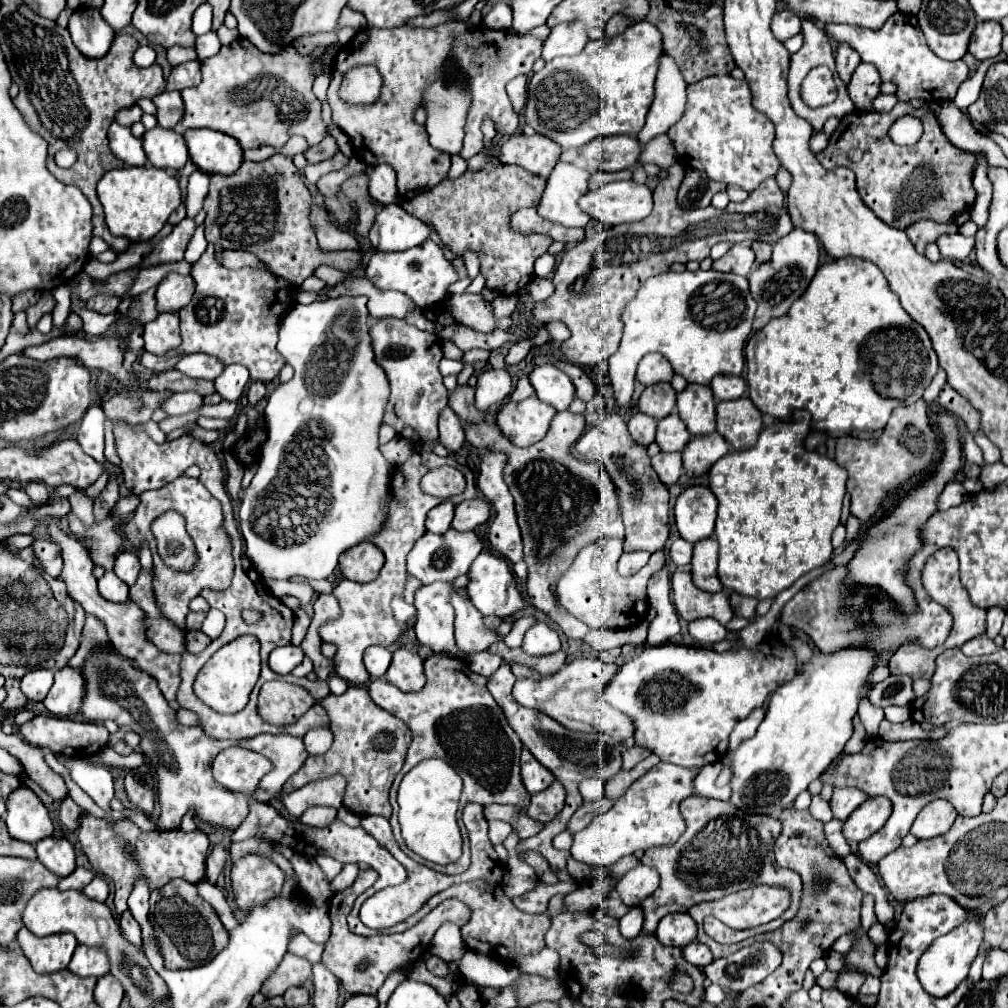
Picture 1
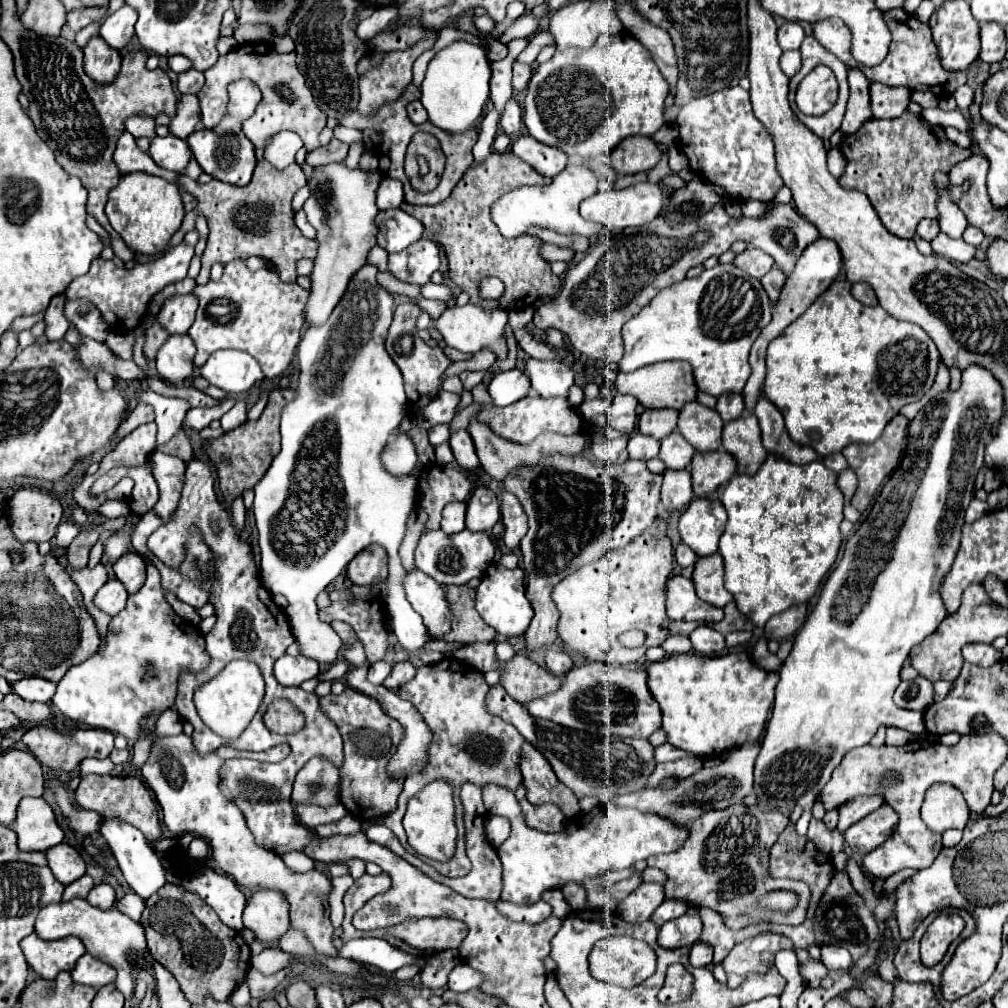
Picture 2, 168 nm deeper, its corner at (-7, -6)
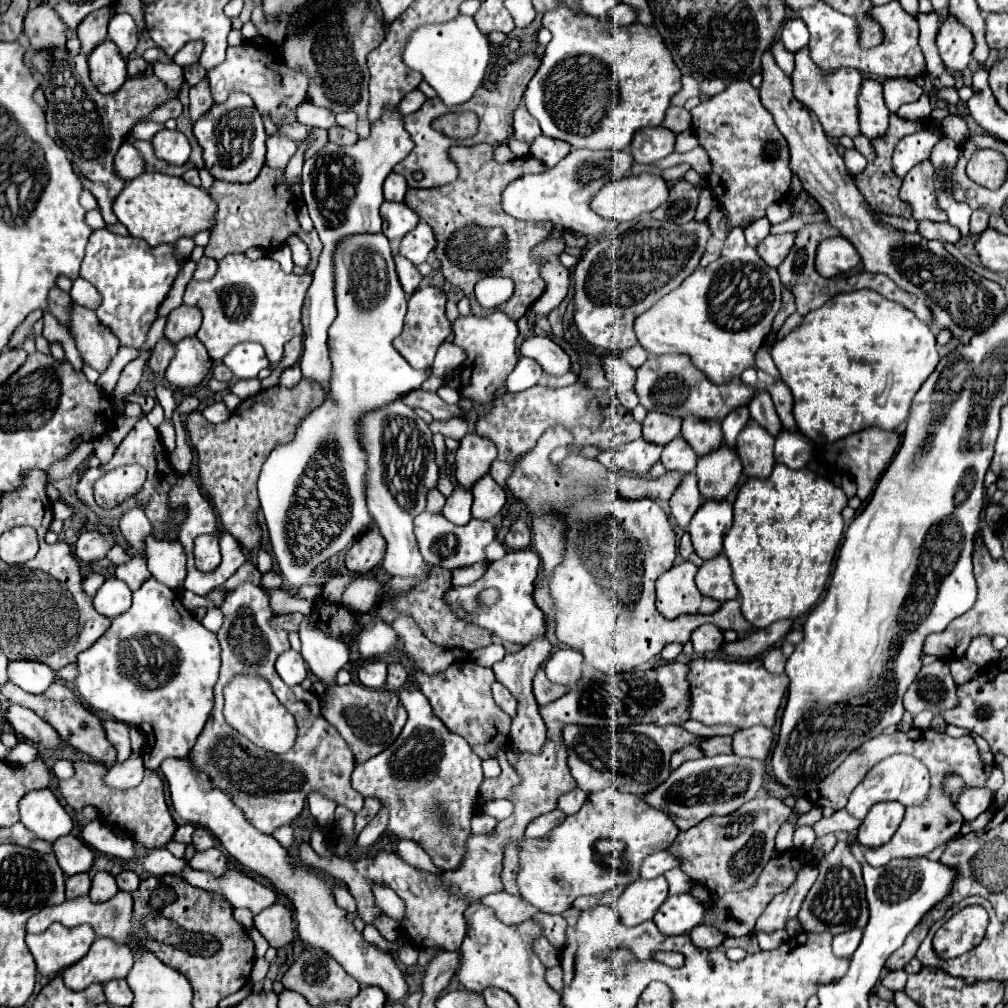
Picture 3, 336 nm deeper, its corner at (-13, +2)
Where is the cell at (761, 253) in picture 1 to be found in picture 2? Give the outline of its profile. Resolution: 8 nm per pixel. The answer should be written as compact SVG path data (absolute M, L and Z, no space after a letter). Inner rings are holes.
M772 266L772 270L770 270L764 278L761 278L762 286L764 290L768 292L772 304L778 302L778 298L780 298L780 290L782 290L784 282L786 282L786 276L784 276L782 270L778 270L776 266Z

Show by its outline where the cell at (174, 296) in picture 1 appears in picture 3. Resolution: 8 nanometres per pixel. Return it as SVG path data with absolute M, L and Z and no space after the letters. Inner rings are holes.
M182 304L168 314L164 334L168 338L172 338L172 342L176 344L178 340L182 340L186 336L194 336L198 332L200 324L202 324L202 312L196 306Z

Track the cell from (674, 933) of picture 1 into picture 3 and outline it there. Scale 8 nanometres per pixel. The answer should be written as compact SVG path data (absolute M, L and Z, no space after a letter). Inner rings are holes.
M678 894L670 896L660 906L660 910L654 916L654 922L664 936L680 936L690 934L692 928L702 924L702 918L704 906L688 894Z

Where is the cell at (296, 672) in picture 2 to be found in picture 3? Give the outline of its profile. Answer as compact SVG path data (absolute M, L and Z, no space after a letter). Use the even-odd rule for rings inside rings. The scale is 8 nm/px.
M288 650L276 660L276 672L288 686L296 686L308 676L308 666L300 652Z

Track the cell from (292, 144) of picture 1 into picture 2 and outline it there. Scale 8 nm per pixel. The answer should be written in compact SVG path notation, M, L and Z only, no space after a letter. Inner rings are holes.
M280 132L278 136L274 136L272 144L264 150L264 158L278 170L288 168L290 164L294 164L294 156L296 152L302 148L302 140L298 138L298 134L294 132Z

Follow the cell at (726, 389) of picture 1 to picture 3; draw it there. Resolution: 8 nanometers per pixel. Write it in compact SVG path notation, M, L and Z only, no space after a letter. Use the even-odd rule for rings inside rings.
M738 406L738 410L732 410L732 414L728 414L728 418L724 418L722 422L722 432L728 444L736 442L736 436L740 434L740 430L746 426L746 422L750 420L750 412L746 406Z

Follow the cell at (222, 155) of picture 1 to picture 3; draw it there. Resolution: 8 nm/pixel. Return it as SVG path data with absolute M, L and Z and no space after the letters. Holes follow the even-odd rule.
M234 90L224 104L212 106L196 124L194 136L202 148L206 168L226 182L250 182L258 176L266 154L266 132L250 94Z

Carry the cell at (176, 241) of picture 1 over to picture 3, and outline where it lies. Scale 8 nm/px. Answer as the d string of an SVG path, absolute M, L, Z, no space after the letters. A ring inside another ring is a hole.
M100 228L90 236L86 258L80 268L80 278L94 284L102 294L98 320L120 338L120 344L140 348L146 340L150 324L156 320L158 306L172 288L180 268L182 262L174 256L174 244L160 244L150 248L140 238L118 236L106 228Z

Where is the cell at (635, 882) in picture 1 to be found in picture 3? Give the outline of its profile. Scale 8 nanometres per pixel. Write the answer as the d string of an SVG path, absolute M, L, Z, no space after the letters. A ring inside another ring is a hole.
M664 876L654 880L636 880L620 896L616 910L626 926L638 926L654 918L656 910L668 898L668 882Z

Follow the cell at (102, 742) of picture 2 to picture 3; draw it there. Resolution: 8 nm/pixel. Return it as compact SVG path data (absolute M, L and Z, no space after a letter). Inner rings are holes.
M104 720L102 726L104 726L104 732L106 732L106 738L118 750L118 762L126 760L132 752L130 738L128 738L128 726L124 722L116 722L116 720Z

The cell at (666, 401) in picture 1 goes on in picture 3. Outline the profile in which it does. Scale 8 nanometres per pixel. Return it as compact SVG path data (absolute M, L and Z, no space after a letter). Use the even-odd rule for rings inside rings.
M648 412L642 422L642 436L648 442L664 446L680 434L680 426L682 418L672 418L670 414L660 414L660 412Z

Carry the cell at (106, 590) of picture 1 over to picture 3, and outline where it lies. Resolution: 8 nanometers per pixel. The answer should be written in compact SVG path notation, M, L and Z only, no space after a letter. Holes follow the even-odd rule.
M108 578L94 596L94 608L102 616L116 618L132 604L132 590L118 578Z

